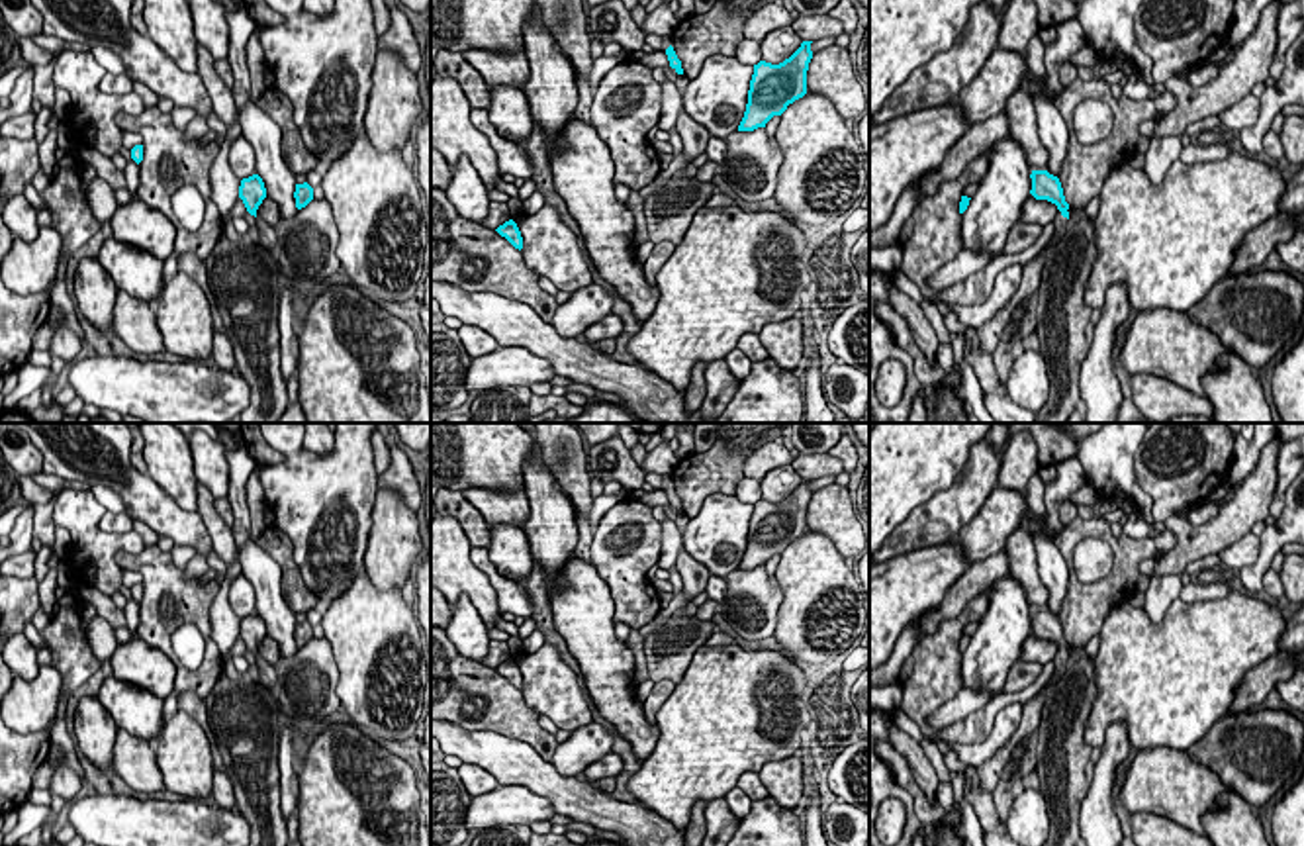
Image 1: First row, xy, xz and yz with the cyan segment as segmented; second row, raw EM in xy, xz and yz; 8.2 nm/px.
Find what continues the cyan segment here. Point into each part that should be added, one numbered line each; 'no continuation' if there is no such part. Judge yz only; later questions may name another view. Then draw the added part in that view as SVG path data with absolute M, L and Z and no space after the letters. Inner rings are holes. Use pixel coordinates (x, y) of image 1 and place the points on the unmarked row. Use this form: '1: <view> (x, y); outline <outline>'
1: yz (1060, 662); outline M1059 654L1055 660L1053 660L1053 676L1049 678L1049 689L1053 687L1053 683L1065 674L1067 666L1069 666L1069 658Z

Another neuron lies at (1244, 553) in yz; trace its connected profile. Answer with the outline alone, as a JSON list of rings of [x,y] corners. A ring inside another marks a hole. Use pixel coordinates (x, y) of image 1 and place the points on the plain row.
[[[1253,533],[1243,535],[1237,542],[1224,548],[1218,556],[1222,568],[1239,570],[1245,566],[1253,566],[1259,558],[1261,539]]]

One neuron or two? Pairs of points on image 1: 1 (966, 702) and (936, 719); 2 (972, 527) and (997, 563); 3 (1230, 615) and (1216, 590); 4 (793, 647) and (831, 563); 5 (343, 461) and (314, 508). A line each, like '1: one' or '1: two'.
1: one
2: two
3: two
4: one
5: one

